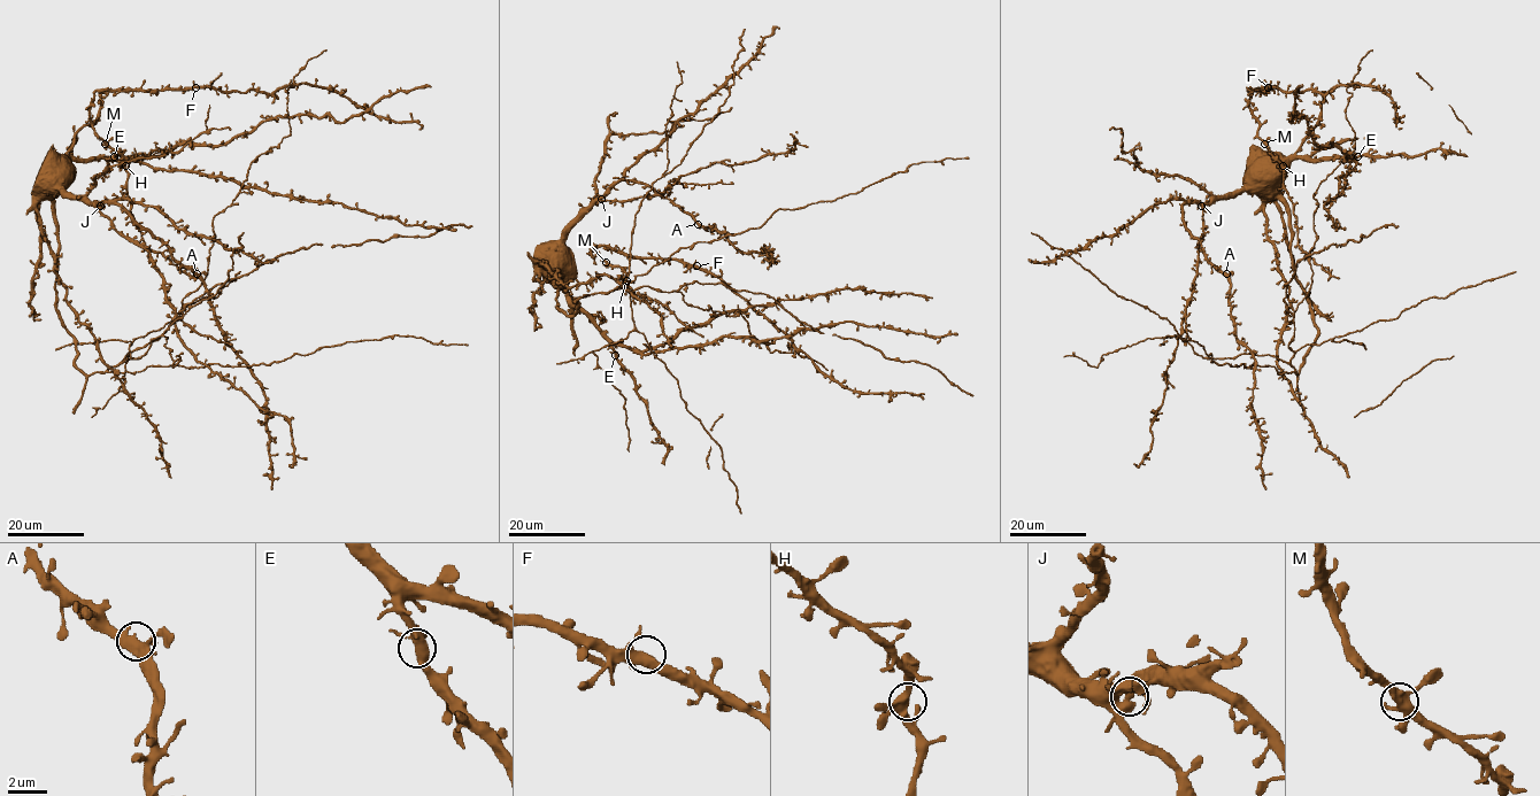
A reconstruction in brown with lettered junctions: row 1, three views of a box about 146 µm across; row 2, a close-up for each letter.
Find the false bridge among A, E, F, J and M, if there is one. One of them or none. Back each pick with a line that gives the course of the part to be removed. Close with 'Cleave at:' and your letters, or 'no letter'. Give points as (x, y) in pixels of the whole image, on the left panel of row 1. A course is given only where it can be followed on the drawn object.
Cleave at: no letter

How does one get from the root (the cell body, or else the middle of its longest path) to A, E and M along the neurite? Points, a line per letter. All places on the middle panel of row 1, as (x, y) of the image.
A: (555, 259), (555, 247), (566, 232), (621, 180), (647, 184), (698, 224)
E: (555, 259), (545, 270), (606, 335), (615, 355)
M: (555, 259), (567, 315), (595, 293), (679, 292), (791, 353), (708, 271), (591, 247), (606, 263)

